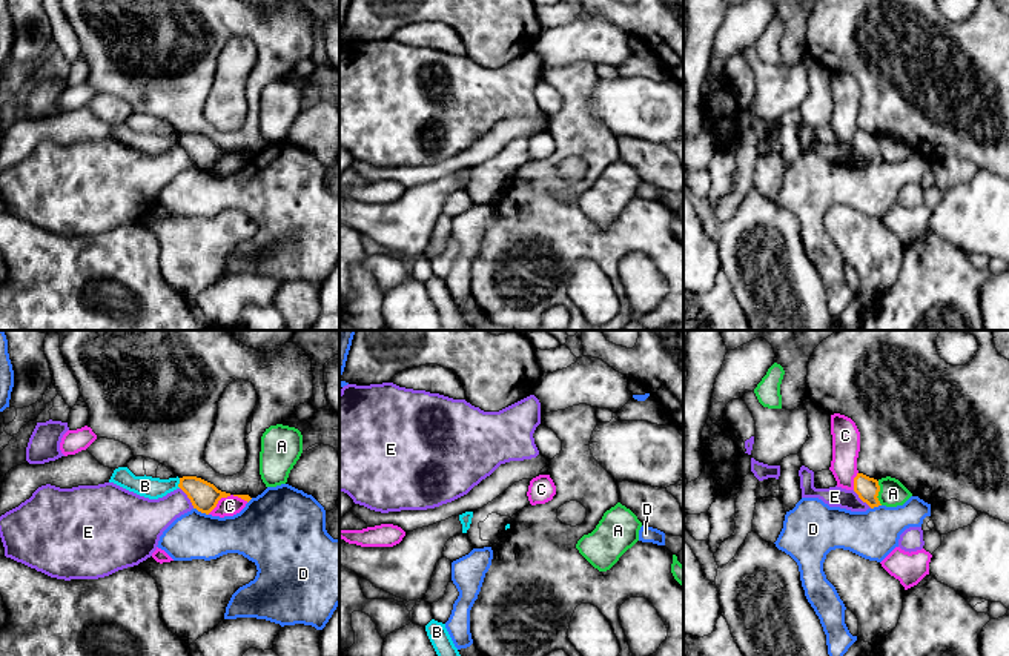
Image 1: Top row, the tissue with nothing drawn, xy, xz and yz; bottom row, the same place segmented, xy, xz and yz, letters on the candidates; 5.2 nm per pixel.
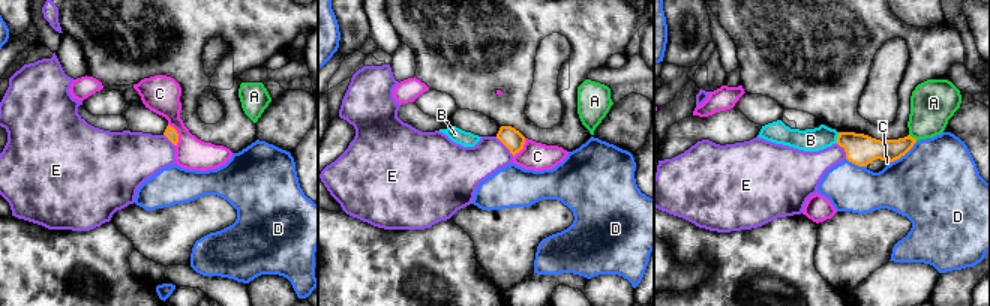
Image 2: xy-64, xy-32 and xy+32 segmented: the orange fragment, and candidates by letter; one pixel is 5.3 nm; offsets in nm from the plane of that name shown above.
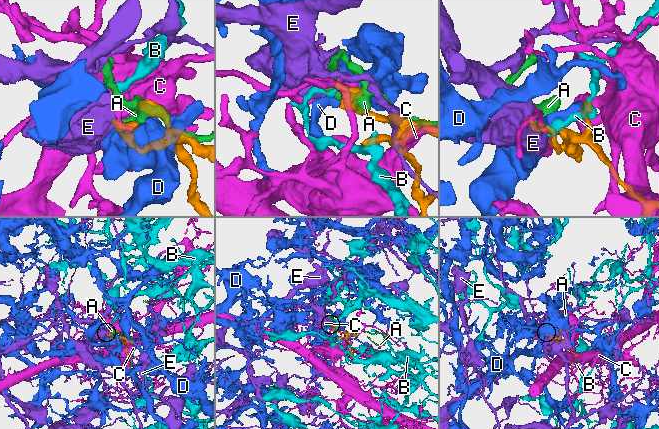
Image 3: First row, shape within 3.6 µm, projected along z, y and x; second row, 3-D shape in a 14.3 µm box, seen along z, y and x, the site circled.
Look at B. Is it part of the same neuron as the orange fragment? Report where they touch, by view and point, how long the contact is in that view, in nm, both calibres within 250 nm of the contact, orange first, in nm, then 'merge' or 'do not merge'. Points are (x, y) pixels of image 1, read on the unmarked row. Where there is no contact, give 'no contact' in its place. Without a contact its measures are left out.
contact xy (180, 139); length 60 nm; calibres 150 and 110 nm; do not merge

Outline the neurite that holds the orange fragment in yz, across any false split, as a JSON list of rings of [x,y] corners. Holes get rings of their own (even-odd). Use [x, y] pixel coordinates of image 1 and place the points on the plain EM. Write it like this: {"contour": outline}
{"contour": [[[857,129],[857,132],[854,134],[854,147],[871,164],[882,161],[877,154],[880,147],[880,141],[877,135],[869,134],[863,129]]]}

